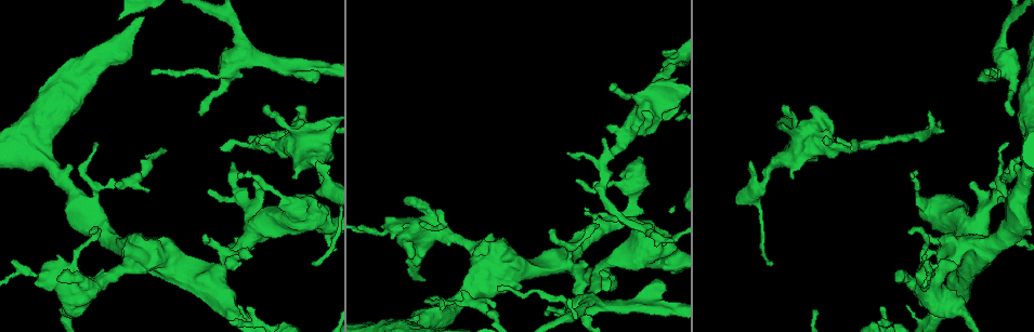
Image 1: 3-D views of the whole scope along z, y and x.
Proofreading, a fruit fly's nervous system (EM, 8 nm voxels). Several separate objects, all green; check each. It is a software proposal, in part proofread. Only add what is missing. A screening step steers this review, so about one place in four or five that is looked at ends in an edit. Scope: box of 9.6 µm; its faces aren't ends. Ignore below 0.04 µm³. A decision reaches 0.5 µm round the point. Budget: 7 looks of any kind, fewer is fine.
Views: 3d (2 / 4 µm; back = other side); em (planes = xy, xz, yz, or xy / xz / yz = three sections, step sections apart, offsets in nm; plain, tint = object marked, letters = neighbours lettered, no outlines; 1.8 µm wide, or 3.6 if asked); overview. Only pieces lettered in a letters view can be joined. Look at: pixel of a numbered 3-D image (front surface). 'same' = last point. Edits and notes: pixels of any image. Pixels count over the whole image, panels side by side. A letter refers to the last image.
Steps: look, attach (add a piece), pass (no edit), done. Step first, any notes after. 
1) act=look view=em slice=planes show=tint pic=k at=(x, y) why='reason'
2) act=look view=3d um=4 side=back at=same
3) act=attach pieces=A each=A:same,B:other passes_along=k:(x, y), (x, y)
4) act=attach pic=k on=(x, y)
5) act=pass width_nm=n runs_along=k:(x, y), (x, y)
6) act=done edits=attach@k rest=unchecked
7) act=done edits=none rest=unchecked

act=look view=3d um=2 pic=1 at=(598, 226) why='an open end'

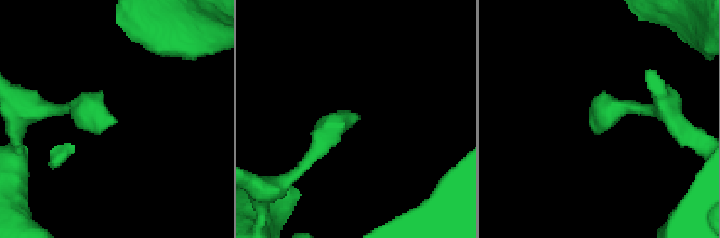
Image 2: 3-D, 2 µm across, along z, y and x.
act=look view=em slice=planes show=letters pic=2 at=(112, 123) why='need the tissue'

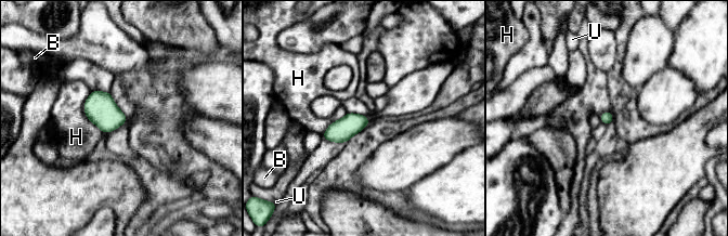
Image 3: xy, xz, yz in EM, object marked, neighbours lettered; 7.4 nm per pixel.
act=pass longest_contact=H:340nm each=B:other,H:other,U:other border=3:(91, 91), (83, 112), (105, 134) found='none of them fits'

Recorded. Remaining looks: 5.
act=look view=3d um=4 pic=1 at=(228, 322)

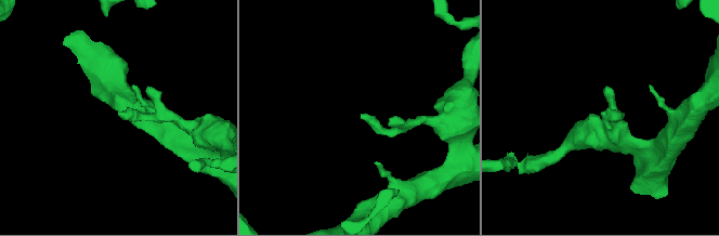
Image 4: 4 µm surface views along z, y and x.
act=look view=em slice=planes show=tint pic=4 at=(118, 112) why='need the tissue'

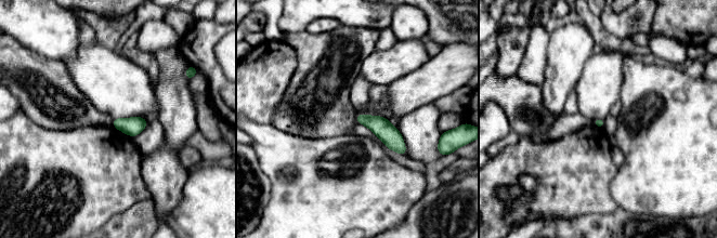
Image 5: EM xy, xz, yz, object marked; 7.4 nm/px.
act=look view=em slice=planes show=letters at=same

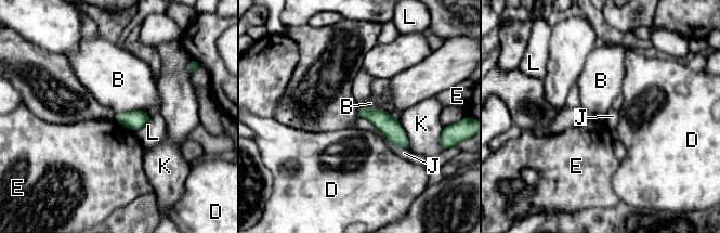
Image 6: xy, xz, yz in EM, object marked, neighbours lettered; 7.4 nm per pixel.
act=pass each=B:other,D:other,E:other,J:other,K:other,L:other border=6:(147, 112), (118, 111), (116, 113) found='no lettered piece goes on from it'

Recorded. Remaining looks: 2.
act=look view=3d um=2 pic=1 at=(897, 278) why='free end'

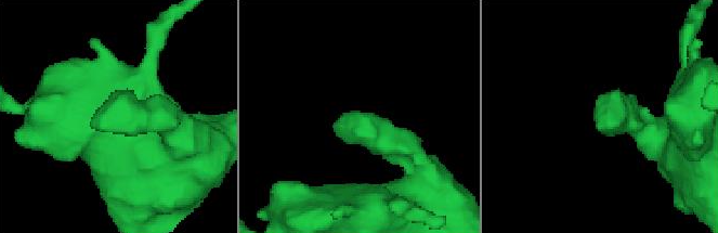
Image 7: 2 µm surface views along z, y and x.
act=look view=em slice=planes show=letters pic=7 at=(608, 124) why='shape alone is not enough'

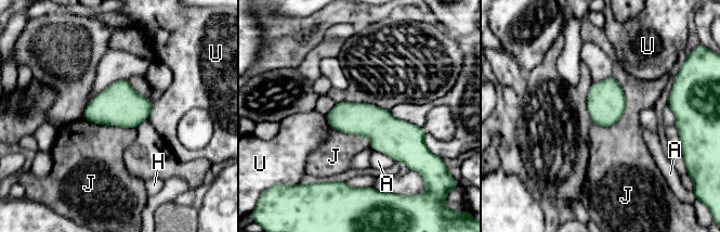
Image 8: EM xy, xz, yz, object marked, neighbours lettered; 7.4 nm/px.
act=pass each=A:other,H:other,J:other,U:other found='no lettered piece goes on from it'

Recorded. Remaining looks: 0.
act=done edits=none rest=unchecked

